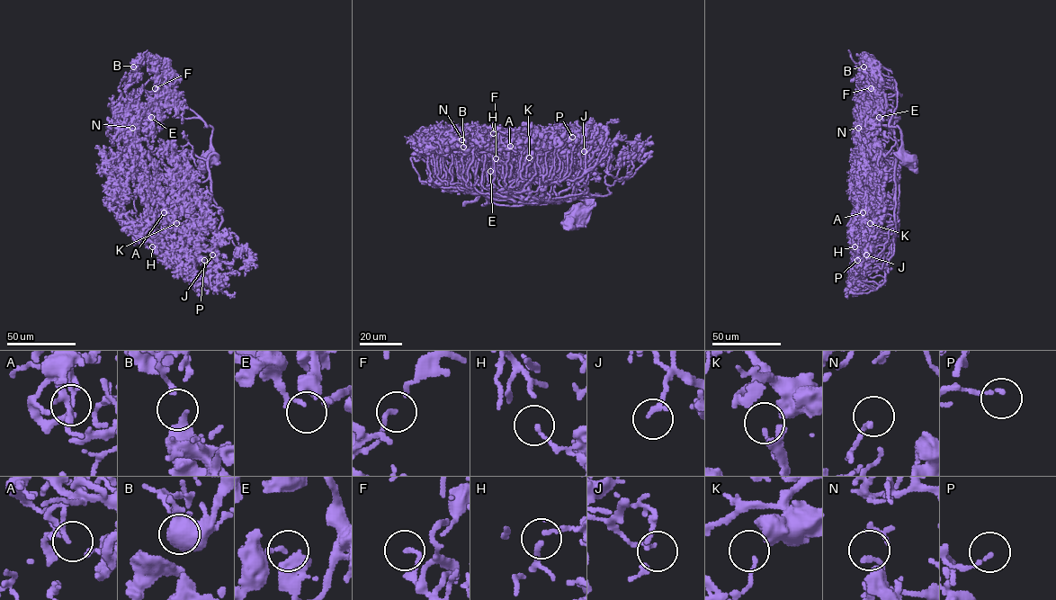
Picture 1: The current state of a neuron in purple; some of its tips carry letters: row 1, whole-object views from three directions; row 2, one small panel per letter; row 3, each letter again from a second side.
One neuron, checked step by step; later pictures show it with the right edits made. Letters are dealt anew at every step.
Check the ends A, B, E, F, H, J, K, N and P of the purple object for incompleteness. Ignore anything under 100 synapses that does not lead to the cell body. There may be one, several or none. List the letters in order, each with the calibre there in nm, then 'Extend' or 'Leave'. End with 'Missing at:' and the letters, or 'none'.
A: Thickness 150 nm. Leave
B: Thickness 150 nm. Leave
E: Thickness 160 nm. Leave
F: Thickness 130 nm. Leave
H: Thickness 90 nm. Leave
J: Thickness 170 nm. Leave
K: Thickness 110 nm. Leave
N: Thickness 150 nm. Leave
P: Thickness 120 nm. Extend
Missing at: P

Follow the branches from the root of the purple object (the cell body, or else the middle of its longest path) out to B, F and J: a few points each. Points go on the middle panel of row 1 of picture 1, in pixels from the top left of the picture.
B: (582, 210), (575, 186), (535, 199), (492, 192), (496, 158), (482, 147), (465, 155), (463, 147)
F: (582, 210), (585, 202), (575, 186), (547, 198), (494, 199), (501, 166), (500, 157), (496, 158)
J: (582, 210), (587, 202), (578, 194), (599, 195), (584, 193), (591, 154), (586, 147), (584, 151)

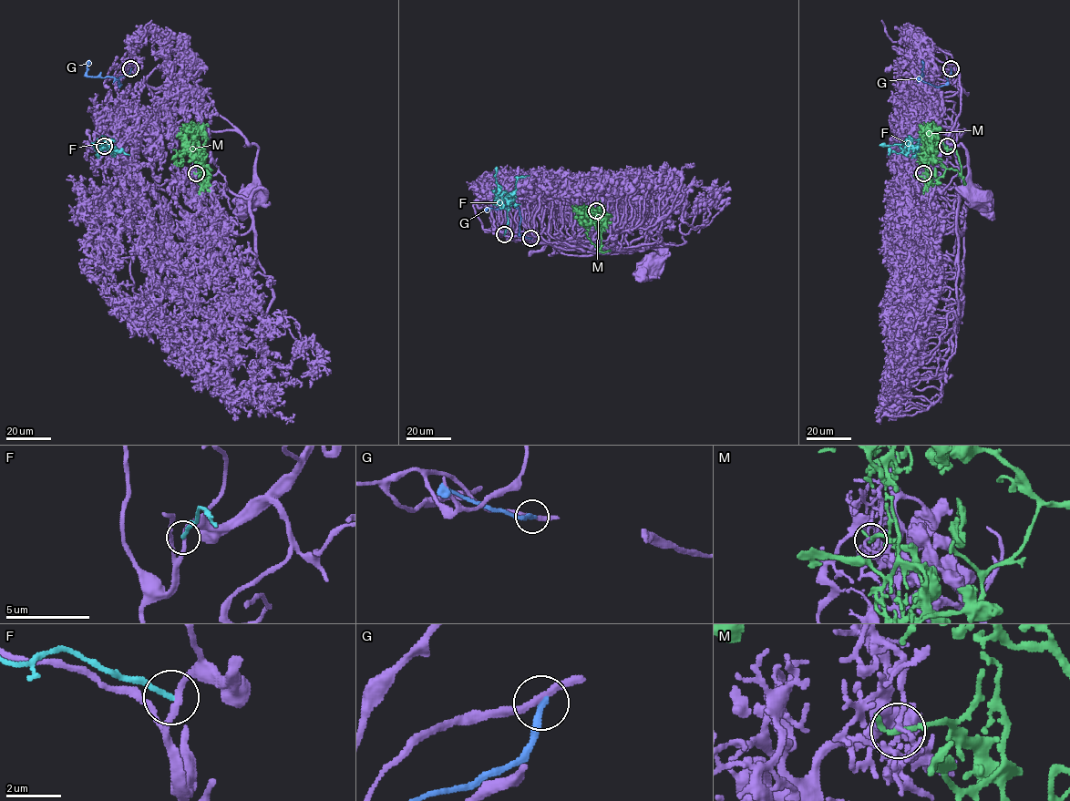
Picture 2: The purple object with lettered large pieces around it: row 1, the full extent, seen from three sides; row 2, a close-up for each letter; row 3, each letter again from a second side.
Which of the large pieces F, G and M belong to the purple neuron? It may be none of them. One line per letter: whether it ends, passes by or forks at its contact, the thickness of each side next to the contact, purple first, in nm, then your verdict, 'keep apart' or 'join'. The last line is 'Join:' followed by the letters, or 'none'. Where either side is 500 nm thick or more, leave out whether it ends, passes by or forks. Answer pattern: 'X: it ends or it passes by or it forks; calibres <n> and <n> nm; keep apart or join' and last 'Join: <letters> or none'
F: it ends; calibres 220 and 180 nm; keep apart
G: it ends; calibres 240 and 260 nm; keep apart
M: it ends; calibres 140 and 220 nm; join
Join: M

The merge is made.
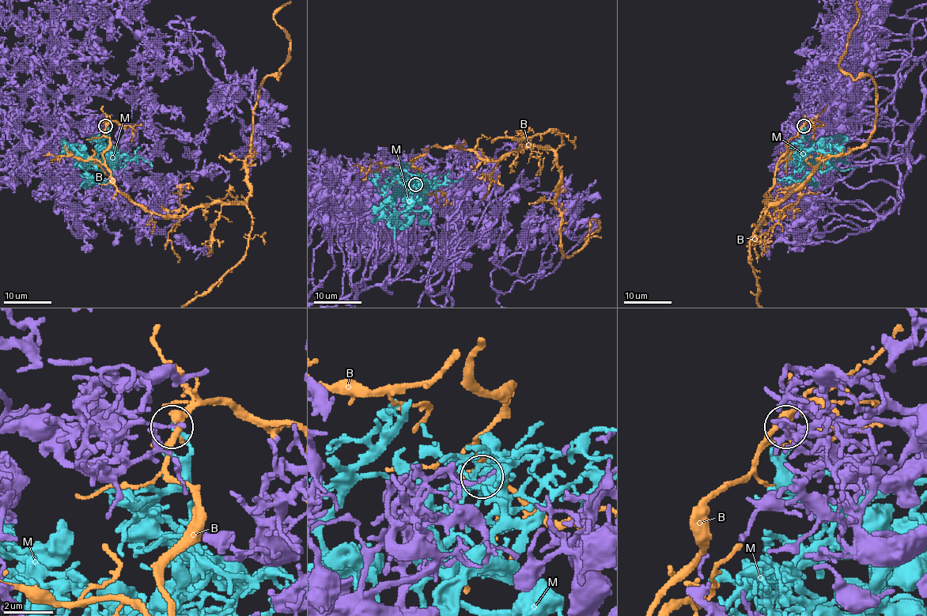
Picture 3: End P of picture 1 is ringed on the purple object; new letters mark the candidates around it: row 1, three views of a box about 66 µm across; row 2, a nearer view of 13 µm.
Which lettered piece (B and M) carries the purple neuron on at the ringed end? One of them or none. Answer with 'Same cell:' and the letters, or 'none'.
Same cell: M

